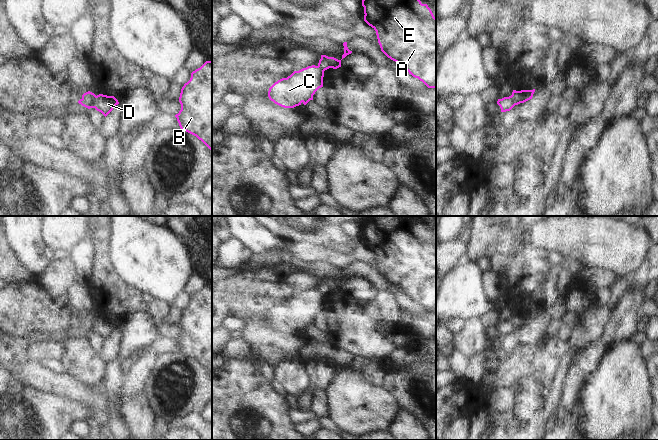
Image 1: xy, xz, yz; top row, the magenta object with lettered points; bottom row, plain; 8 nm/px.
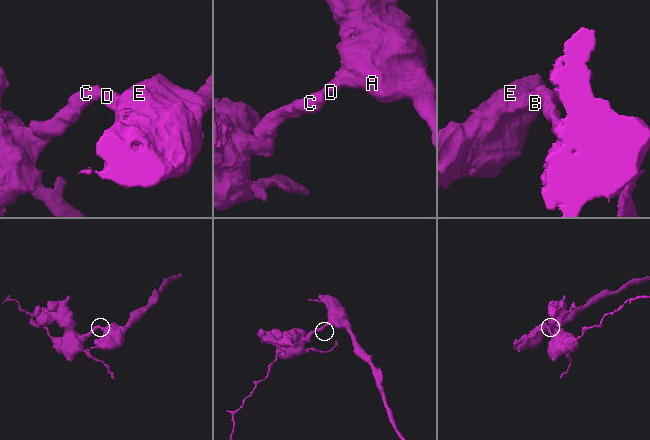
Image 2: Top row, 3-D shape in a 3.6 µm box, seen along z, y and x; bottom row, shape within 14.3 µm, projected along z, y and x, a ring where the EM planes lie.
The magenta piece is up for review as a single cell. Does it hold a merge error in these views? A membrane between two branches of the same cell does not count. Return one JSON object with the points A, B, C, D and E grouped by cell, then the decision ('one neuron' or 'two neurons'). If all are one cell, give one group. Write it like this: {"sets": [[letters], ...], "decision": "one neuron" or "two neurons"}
{"sets": [["A", "B", "D", "E"], ["C"]], "decision": "two neurons"}

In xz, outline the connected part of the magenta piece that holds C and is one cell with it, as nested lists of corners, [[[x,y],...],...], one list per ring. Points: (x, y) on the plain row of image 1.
[[[312,289],[294,295],[287,302],[275,306],[268,315],[268,321],[275,328],[284,332],[306,329],[313,324],[315,316],[323,311],[324,295]]]

